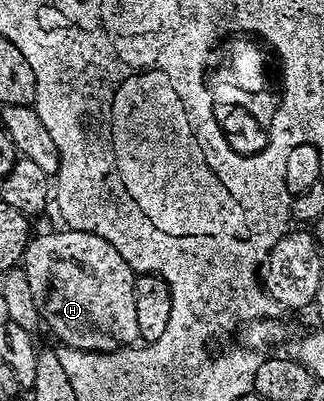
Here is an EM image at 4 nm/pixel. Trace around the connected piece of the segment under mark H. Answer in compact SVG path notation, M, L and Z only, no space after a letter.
M69 229L47 233L40 234L37 238L35 235L29 241L22 259L27 283L30 284L31 295L34 296L43 325L49 326L60 344L70 349L106 354L131 347L140 336L138 315L134 309L137 275L132 267L126 264L126 260L122 260L119 251L109 242L102 240L102 236Z

